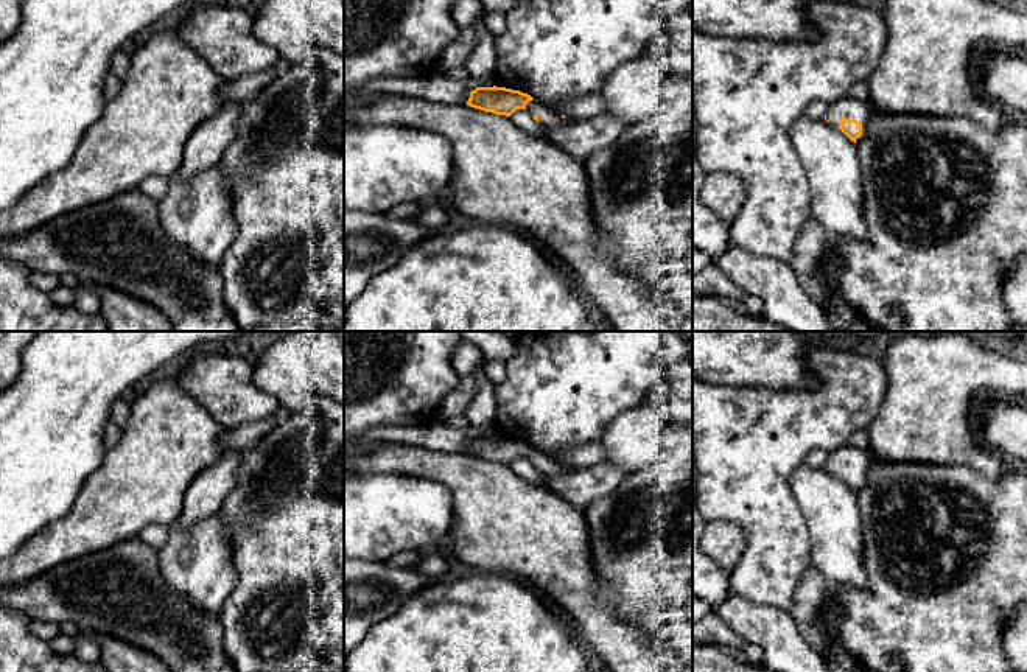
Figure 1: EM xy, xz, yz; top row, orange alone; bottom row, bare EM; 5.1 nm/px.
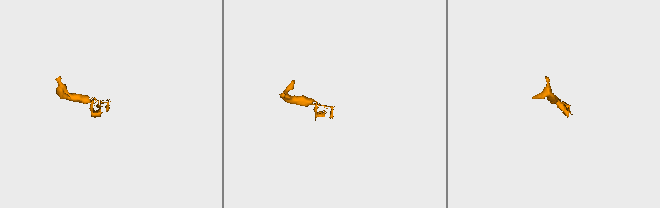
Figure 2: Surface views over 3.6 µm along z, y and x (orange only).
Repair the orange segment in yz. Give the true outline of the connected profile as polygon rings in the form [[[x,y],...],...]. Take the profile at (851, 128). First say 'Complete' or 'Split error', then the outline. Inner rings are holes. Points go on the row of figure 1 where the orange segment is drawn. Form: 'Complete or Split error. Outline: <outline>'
Split error. Outline: [[[845,96],[829,106],[825,120],[857,145],[867,135],[870,112],[870,103]]]

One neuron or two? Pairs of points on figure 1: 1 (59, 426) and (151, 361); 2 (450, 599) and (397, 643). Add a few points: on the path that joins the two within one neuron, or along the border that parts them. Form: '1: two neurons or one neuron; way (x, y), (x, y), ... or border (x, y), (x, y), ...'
1: one neuron; way (83, 403), (128, 361)
2: one neuron; way (438, 612), (410, 640)

